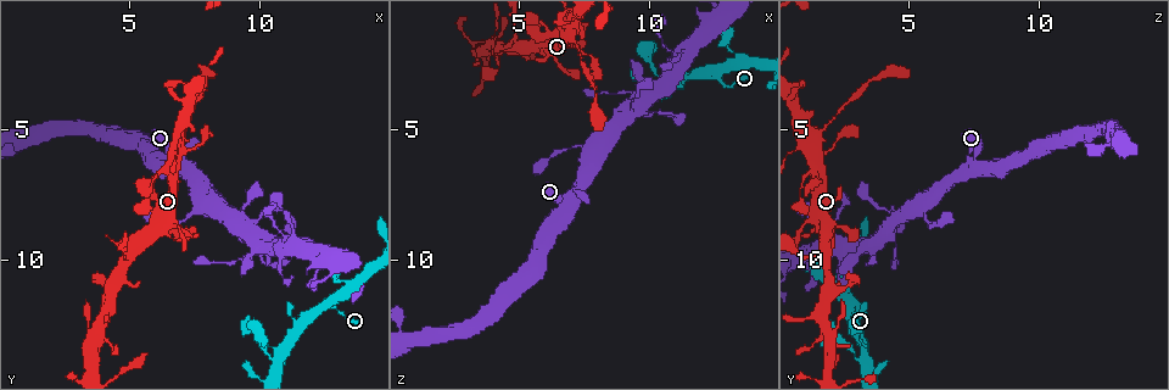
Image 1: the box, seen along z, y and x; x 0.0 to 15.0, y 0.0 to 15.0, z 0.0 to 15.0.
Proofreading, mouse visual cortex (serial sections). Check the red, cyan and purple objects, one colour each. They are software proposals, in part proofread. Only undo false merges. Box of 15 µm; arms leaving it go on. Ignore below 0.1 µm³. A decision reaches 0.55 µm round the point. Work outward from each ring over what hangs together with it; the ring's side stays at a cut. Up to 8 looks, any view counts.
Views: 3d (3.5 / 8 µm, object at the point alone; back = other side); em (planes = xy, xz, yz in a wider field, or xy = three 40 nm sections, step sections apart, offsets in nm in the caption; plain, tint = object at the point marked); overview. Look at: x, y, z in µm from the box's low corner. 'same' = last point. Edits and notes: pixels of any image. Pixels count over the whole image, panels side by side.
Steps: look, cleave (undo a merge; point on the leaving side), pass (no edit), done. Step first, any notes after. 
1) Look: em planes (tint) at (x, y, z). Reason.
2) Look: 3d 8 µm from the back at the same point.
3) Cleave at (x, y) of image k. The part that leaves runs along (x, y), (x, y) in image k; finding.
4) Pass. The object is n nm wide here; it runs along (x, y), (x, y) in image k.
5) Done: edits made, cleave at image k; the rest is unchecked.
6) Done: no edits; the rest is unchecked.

Look: 3d 3.5 µm at (10.7, 13.9, 3.2). Four or more arms meet.

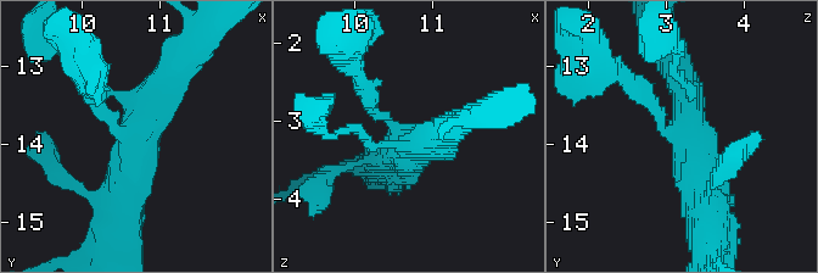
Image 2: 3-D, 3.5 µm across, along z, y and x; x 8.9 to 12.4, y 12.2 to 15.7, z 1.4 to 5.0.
Look: em xy step 3 (plain) at (10.70, 13.85, 3.25).

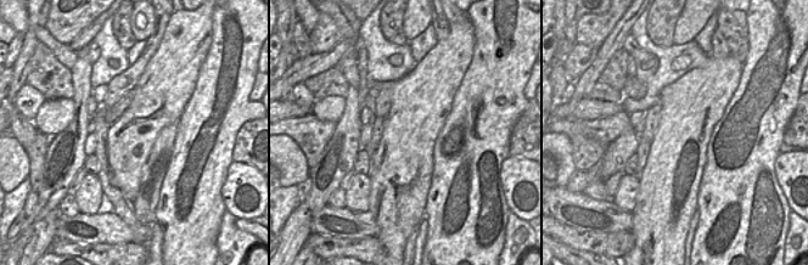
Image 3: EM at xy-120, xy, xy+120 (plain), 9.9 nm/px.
Look: em xy step 3 (tint) at the same point. Where the object lies.

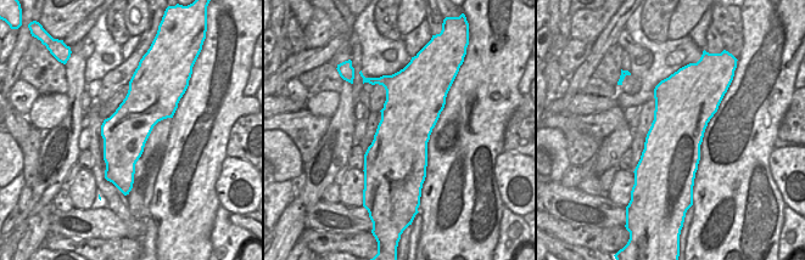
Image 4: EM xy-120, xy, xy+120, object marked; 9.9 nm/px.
Pass. The arms are 100, 200, 400, 500 nm wide; one cell here.

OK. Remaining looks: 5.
Look: 3d 3.5 µm at (4.9, 9.9, 1.9). Calibre changes.

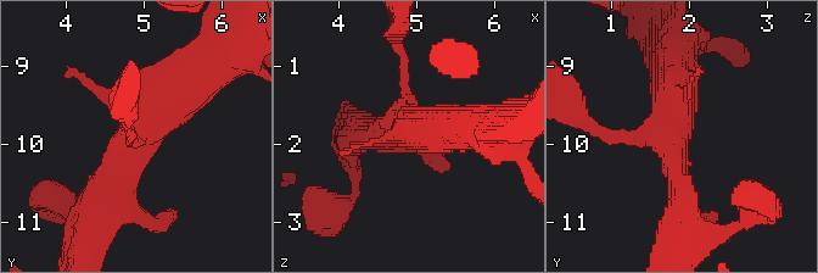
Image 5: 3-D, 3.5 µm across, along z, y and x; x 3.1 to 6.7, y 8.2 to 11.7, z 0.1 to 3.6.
Look: em xy step 5 (tint) at (4.95, 9.85, 1.80). Need the tissue.

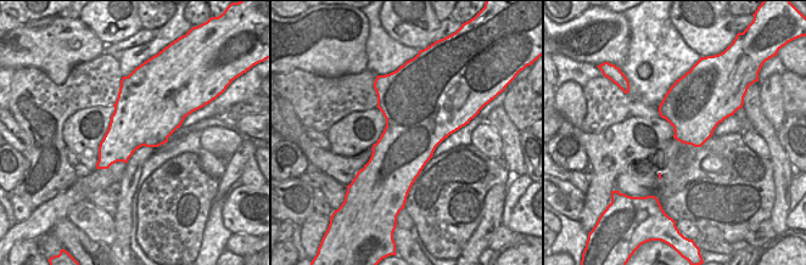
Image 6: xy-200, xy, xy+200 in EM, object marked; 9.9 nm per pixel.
Look: em xy step 1 (tint) at the same point.

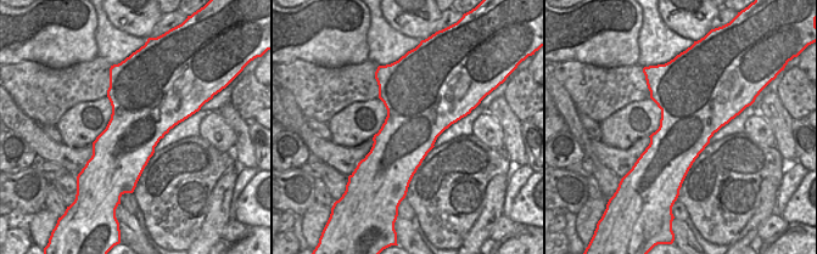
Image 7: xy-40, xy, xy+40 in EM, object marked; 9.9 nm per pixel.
Pass. It runs along (197, 70), (152, 111), (104, 205) in image 5; one cell here.

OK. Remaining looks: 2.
Look: em xy step 3 (tint) at (12.3, 10.1, 1.1). Sudden change in width.

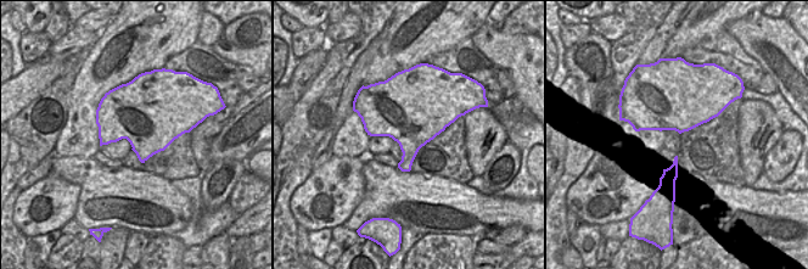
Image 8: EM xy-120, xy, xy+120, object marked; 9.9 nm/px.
Look: 3d 3.5 µm at the same point. See where the arms go.

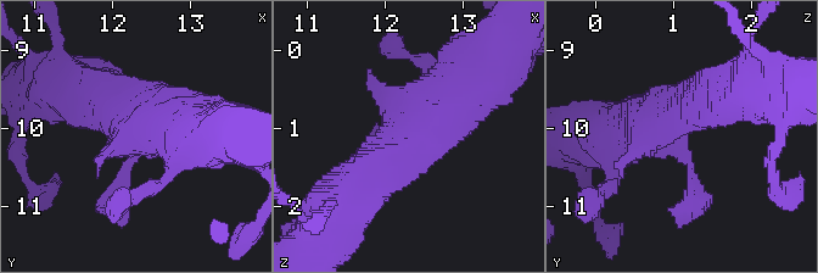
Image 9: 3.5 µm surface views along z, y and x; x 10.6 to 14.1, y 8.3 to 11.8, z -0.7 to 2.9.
Pass. It runs along (402, 143), (447, 89), (521, 51) in image 9; all the same cell.

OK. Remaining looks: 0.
Done: no edits; the rest is unchecked.

